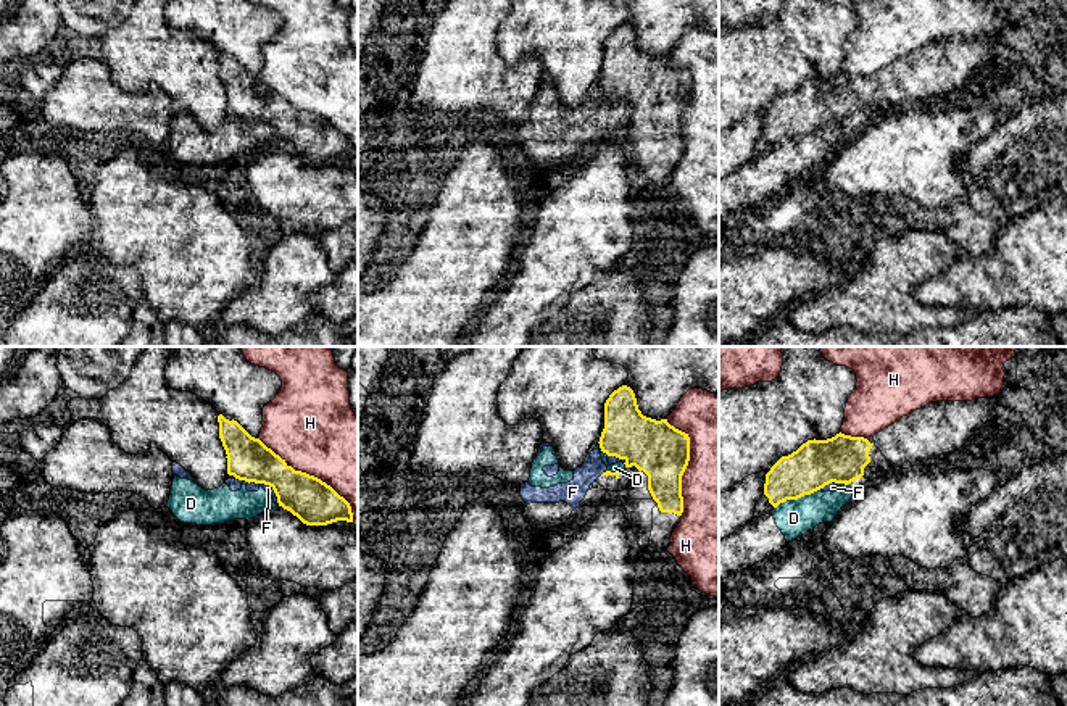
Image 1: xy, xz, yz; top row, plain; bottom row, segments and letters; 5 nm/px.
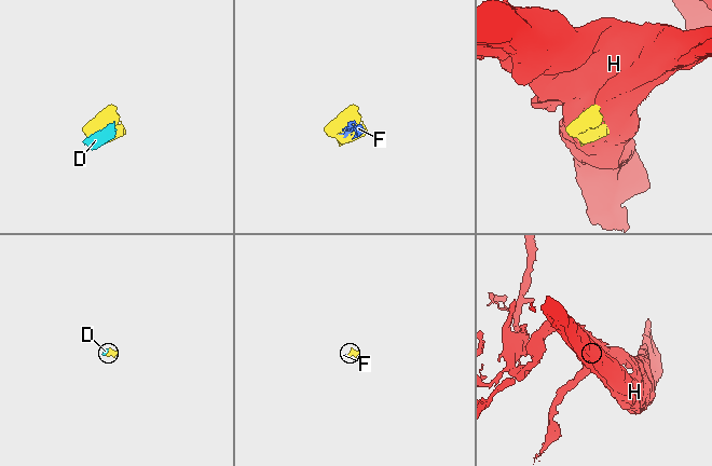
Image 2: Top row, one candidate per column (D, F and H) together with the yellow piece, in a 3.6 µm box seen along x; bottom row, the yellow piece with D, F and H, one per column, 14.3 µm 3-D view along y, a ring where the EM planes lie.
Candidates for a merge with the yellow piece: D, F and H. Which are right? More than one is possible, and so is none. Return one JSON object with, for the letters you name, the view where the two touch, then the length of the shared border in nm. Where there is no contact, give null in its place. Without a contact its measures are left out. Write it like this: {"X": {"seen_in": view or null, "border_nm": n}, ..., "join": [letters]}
{"join": []}

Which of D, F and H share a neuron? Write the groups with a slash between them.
D F / H

